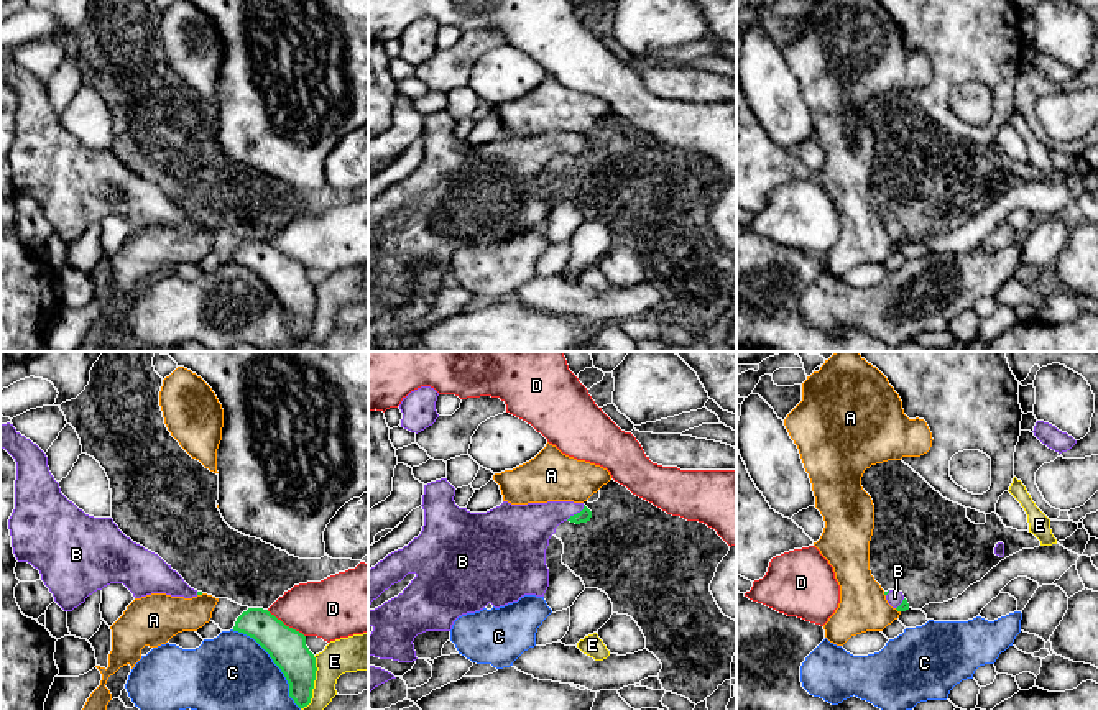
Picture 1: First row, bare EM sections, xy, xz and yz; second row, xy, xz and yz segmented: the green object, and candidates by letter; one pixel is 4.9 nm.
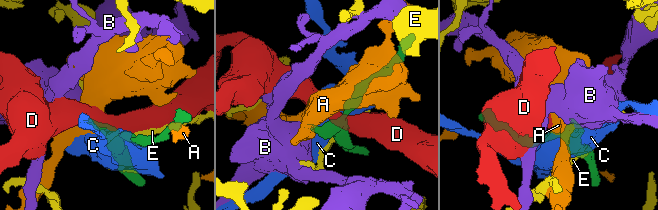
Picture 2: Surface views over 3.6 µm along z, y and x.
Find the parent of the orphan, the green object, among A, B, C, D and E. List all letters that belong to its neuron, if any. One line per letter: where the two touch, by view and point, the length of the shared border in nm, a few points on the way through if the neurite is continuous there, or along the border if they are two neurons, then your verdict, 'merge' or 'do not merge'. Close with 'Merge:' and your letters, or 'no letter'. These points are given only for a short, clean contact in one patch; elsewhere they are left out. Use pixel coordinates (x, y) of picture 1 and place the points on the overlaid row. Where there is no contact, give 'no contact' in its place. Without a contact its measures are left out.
A: xy (199, 594) | 30 nm | along xy (202, 594), (198, 595) | do not merge
B: xz (577, 513) | 120 nm | across xz (585, 513), (577, 513), (553, 513), (530, 526) | merge
C: xy (275, 663) | 500 nm | do not merge
D: xy (285, 625) | 240 nm | along xy (267, 610), (304, 636) | do not merge
E: xy (313, 684) | 280 nm | do not merge
Merge: B

